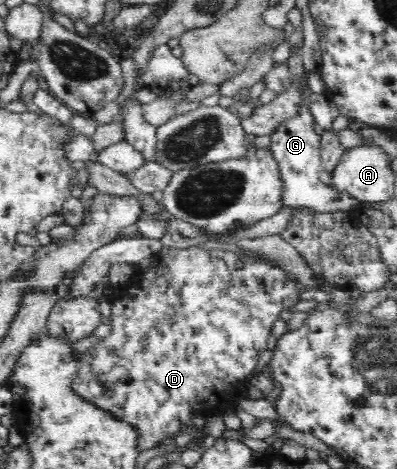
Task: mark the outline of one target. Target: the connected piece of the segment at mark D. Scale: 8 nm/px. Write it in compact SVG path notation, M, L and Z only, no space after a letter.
M163 247L147 261L147 264L149 264L148 272L146 273L142 269L138 271L139 280L128 290L133 294L132 297L117 297L117 294L114 293L108 298L111 305L110 318L113 330L109 336L100 339L95 346L78 356L77 370L74 371L69 384L73 393L77 393L82 400L89 401L89 404L105 410L114 419L133 426L137 433L137 451L139 453L143 450L155 449L166 440L174 440L175 433L179 432L181 428L187 428L187 424L193 420L193 416L209 417L219 410L225 410L226 414L233 412L237 407L237 403L233 403L233 400L247 398L247 393L243 390L249 386L251 379L245 378L255 375L253 372L255 372L255 366L257 366L261 354L267 350L269 344L273 343L271 326L279 320L279 315L283 310L289 310L291 306L301 302L301 295L297 288L299 283L293 278L289 278L289 273L281 267L264 260L243 257L227 250L206 251L197 247Z

